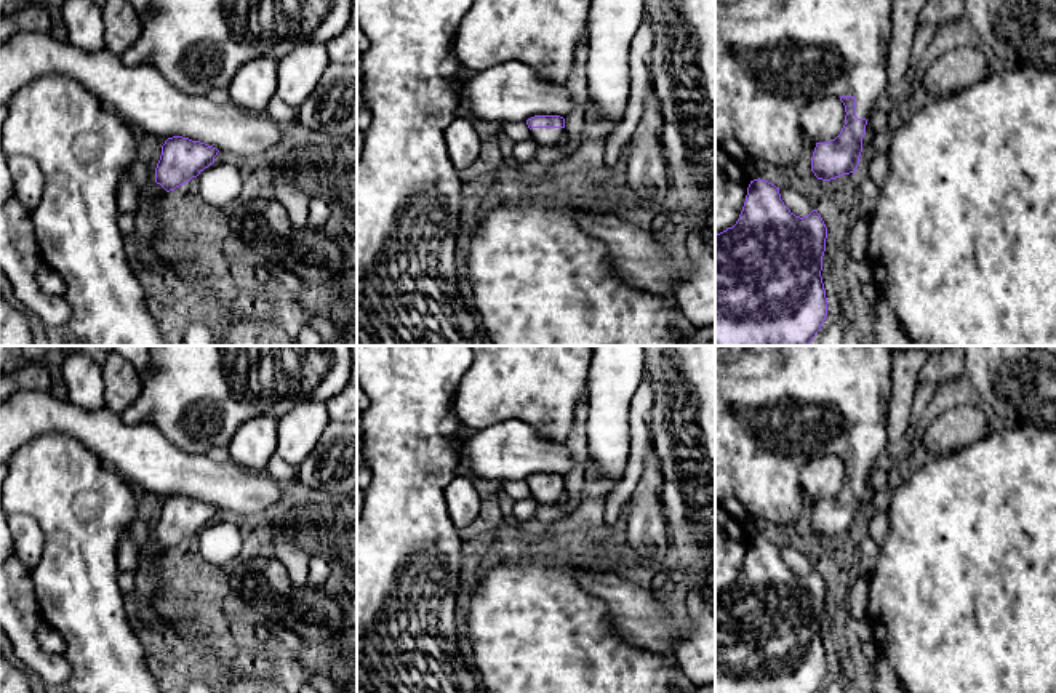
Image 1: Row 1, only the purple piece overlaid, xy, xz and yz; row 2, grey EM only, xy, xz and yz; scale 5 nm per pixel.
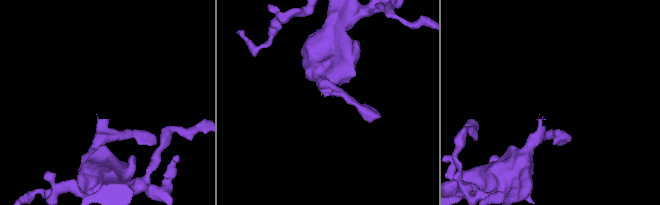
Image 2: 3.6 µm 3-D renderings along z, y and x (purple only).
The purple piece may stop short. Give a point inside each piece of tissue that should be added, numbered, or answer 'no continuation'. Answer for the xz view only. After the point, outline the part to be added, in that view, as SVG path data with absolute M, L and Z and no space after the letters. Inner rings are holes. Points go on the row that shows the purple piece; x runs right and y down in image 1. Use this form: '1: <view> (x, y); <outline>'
1: xz (546, 136); M531 128L531 139L541 146L560 146L565 128Z

